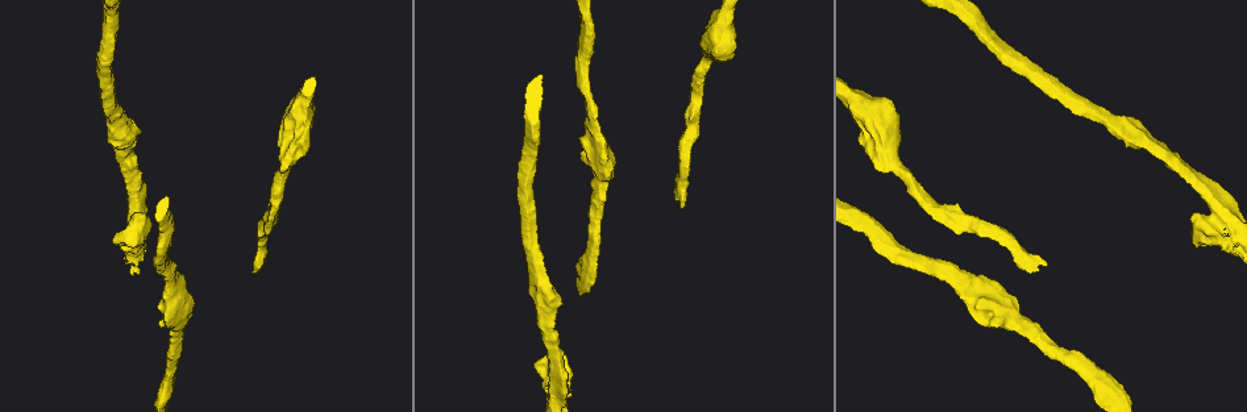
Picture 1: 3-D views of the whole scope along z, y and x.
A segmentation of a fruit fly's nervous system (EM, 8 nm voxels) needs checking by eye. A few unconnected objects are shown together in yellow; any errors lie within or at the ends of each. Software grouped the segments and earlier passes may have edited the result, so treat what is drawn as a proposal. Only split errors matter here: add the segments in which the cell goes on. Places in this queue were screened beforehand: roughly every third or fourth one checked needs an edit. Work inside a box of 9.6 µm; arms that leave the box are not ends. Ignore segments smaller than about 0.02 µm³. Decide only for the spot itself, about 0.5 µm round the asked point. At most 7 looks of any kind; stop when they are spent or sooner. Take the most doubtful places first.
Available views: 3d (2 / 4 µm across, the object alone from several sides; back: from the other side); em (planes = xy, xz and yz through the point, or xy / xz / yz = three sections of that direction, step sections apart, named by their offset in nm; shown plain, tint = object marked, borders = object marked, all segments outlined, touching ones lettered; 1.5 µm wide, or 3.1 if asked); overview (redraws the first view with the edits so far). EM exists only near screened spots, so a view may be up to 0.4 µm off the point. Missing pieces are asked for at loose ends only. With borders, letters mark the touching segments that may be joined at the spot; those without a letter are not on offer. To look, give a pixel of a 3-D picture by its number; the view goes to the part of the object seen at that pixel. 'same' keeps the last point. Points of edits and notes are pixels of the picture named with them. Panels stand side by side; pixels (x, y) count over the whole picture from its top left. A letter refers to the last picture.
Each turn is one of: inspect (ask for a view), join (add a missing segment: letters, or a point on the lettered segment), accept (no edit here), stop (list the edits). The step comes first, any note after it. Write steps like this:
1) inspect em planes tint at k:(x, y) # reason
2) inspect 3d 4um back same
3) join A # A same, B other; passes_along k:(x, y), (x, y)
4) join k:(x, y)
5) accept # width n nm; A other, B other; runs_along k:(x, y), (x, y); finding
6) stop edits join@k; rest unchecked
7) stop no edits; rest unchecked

inspect em planes borders at 1:(682, 206) # branch stops here

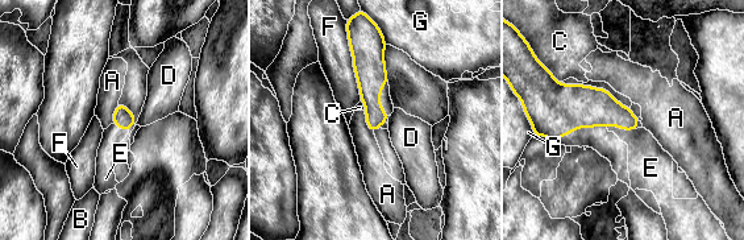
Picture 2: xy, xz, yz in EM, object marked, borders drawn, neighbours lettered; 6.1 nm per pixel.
join E # A other, B other, C other, D other, E same, F other, G other; the cell continues

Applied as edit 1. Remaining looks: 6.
inspect em 3.1um planes tint at 1:(143, 216) # thick end

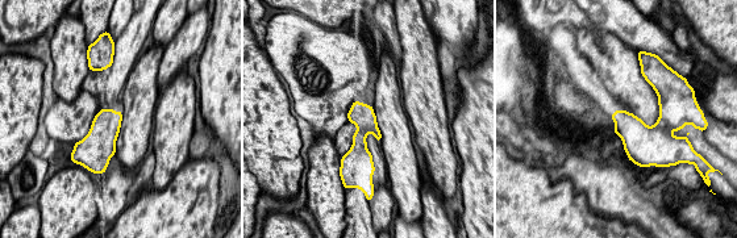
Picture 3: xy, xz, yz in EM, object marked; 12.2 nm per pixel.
inspect em 3.1um planes borders same # see the neighbours

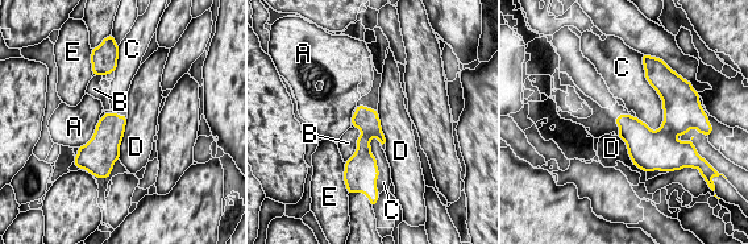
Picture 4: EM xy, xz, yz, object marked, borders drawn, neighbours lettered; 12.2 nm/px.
accept # width 300 nm; A other, B other, C other, D other, E other; none of them fits

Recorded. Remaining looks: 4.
inspect em 3.1um planes borders at 1:(989, 328) # thick end

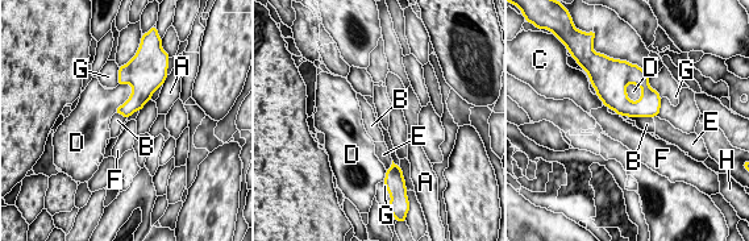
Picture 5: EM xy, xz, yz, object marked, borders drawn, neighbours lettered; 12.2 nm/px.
accept # A other, B other, C other, D other, E other, F other, G other, H other; border 5:(627, 115), (652, 117); no lettered segment goes on from it

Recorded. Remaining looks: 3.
stop edits join@2; rest unchecked

